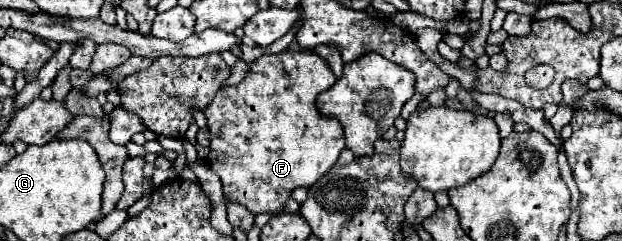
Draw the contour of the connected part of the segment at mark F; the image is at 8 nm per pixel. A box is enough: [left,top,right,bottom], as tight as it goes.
[205,51,345,215]

